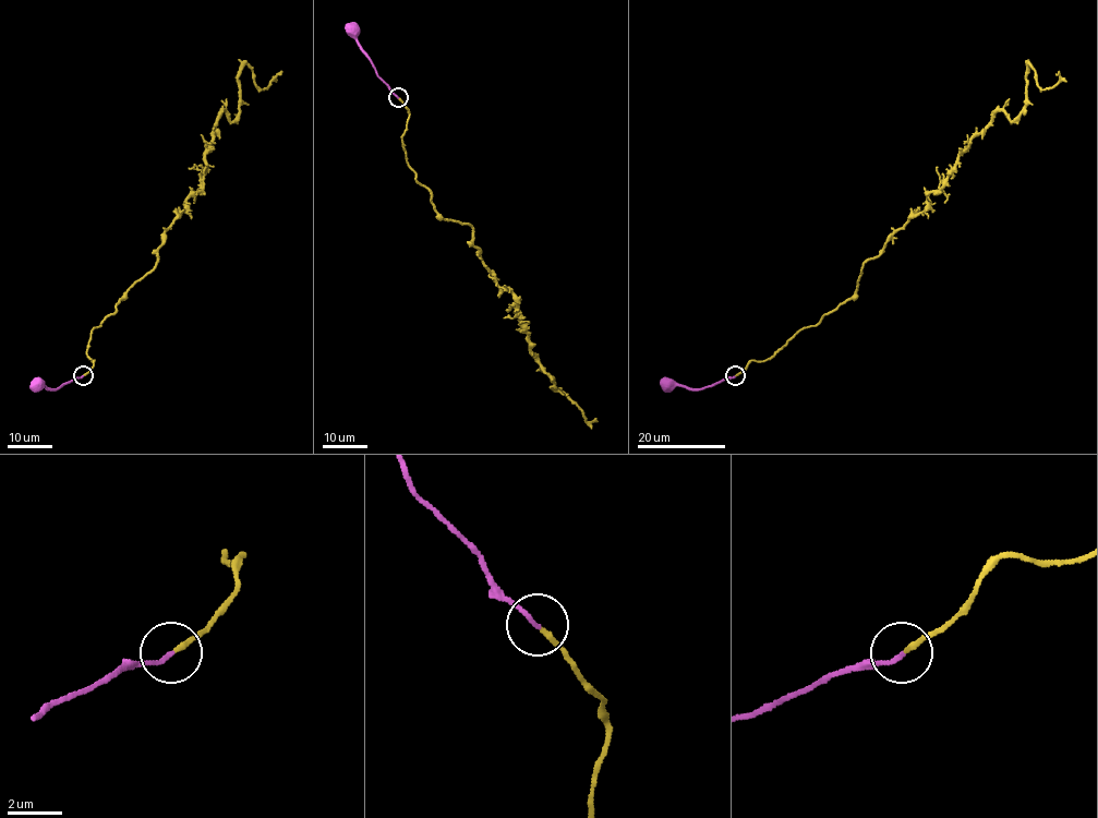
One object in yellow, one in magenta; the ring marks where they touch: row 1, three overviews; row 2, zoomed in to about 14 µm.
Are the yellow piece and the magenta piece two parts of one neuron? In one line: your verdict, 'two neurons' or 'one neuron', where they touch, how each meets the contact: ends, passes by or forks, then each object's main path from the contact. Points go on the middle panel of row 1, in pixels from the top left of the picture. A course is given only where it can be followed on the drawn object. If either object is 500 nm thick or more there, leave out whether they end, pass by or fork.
one neuron | (398, 97) | yellow ends | magenta ends | yellow via (398, 98), (409, 113), (406, 161), (434, 209), (471, 226), (552, 388), (598, 421) | magenta via (397, 97), (377, 74), (352, 28)

